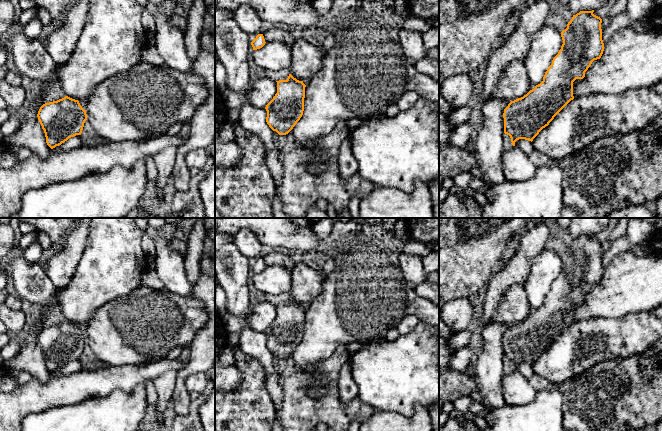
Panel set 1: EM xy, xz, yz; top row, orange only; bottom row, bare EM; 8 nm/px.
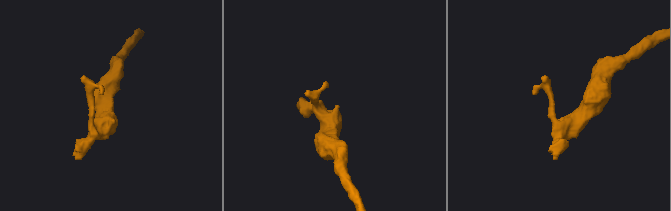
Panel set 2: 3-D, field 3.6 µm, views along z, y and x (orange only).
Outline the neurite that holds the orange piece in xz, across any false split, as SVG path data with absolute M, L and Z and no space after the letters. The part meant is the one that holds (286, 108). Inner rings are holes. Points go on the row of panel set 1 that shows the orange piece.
M289 74L286 80L276 82L277 93L265 107L267 111L266 122L279 135L286 135L293 129L303 115L306 85L303 81L297 80L291 74Z

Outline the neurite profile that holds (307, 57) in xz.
M296 38L292 45L290 74L299 81L311 79L322 67L326 51L310 39Z

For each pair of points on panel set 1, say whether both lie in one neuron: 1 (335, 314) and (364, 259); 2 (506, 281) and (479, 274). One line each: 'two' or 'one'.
1: one
2: two

